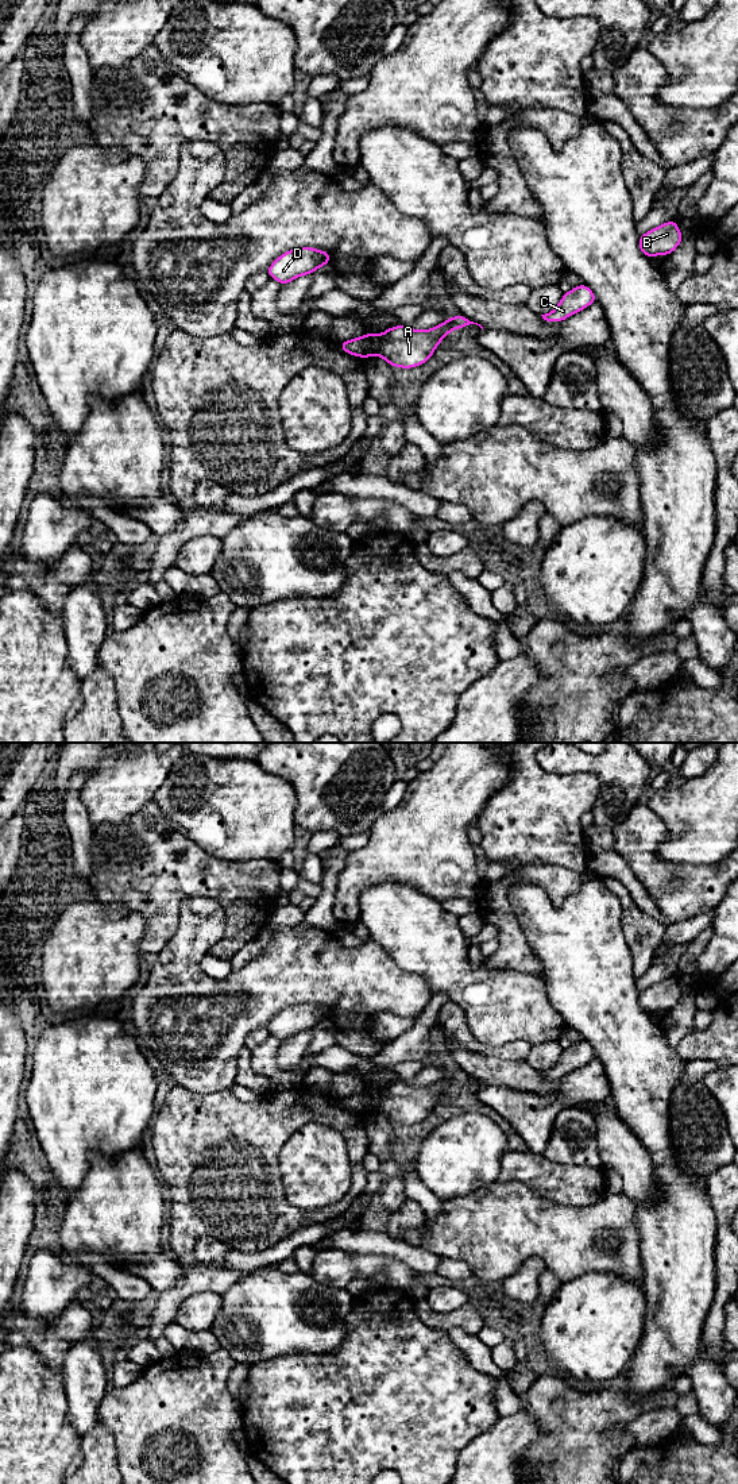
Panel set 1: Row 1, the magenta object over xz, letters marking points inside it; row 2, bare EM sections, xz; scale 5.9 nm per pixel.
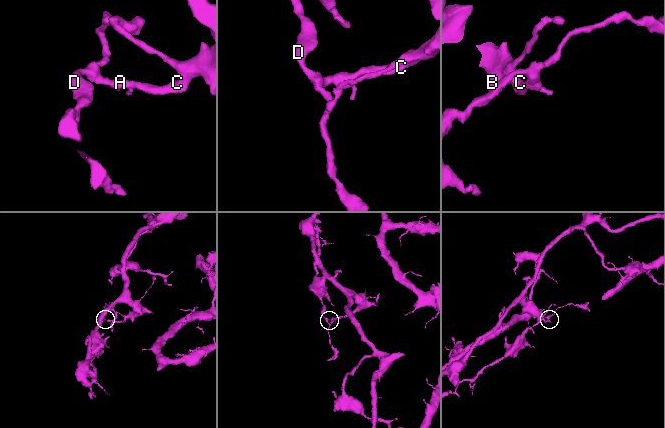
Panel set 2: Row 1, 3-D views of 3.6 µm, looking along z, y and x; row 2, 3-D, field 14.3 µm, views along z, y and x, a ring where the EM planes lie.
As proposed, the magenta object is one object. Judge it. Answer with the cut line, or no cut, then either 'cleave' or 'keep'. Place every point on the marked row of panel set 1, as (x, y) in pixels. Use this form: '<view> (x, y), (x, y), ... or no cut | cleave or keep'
xz (379, 335), (379, 350), (377, 354) | cleave

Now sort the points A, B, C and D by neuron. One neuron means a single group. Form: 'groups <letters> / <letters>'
groups A B C / D

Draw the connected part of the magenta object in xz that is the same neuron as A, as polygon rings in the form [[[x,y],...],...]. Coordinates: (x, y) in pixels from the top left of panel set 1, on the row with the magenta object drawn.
[[[459,313],[459,315],[457,315],[457,316],[455,316],[455,317],[448,317],[448,319],[447,319],[447,320],[445,320],[445,321],[444,321],[444,323],[441,323],[441,324],[438,324],[438,325],[436,325],[436,327],[433,327],[433,328],[430,328],[430,329],[414,329],[414,328],[409,328],[409,327],[406,327],[406,325],[405,325],[405,324],[403,324],[403,323],[402,323],[402,324],[399,324],[399,325],[395,325],[395,327],[391,327],[391,328],[389,328],[389,329],[386,329],[386,331],[383,331],[383,332],[382,332],[382,334],[380,334],[380,335],[379,335],[379,340],[380,340],[380,347],[379,347],[379,351],[378,351],[378,355],[379,355],[379,356],[380,356],[380,358],[383,358],[383,359],[385,359],[385,361],[386,361],[386,362],[387,362],[387,363],[389,363],[389,365],[390,365],[390,366],[391,366],[391,367],[401,367],[401,369],[413,369],[413,367],[417,367],[417,366],[421,366],[421,365],[424,365],[424,363],[426,363],[426,362],[428,362],[428,361],[429,361],[429,359],[430,359],[430,358],[432,358],[432,355],[433,355],[433,352],[434,352],[434,350],[436,350],[436,348],[437,348],[437,347],[438,347],[438,344],[440,344],[440,342],[441,342],[441,340],[443,340],[443,339],[444,339],[444,338],[445,338],[445,336],[447,336],[447,335],[448,335],[448,334],[451,334],[451,332],[452,332],[452,331],[453,331],[453,329],[457,329],[457,328],[464,328],[464,329],[465,329],[465,327],[467,327],[467,325],[470,325],[470,324],[476,324],[476,325],[479,325],[479,327],[480,327],[480,328],[482,328],[482,329],[483,329],[483,327],[482,327],[482,325],[480,325],[480,324],[478,324],[478,323],[474,323],[474,321],[470,321],[470,320],[468,320],[468,319],[467,319],[467,317],[464,317],[464,316],[463,316],[463,315],[460,315],[460,313]]]

